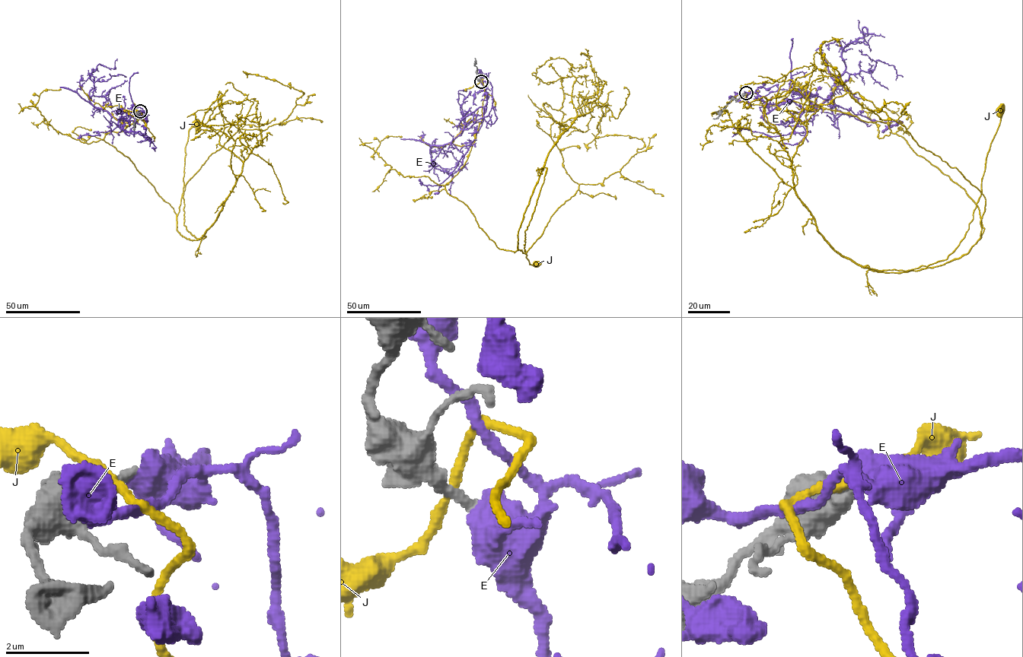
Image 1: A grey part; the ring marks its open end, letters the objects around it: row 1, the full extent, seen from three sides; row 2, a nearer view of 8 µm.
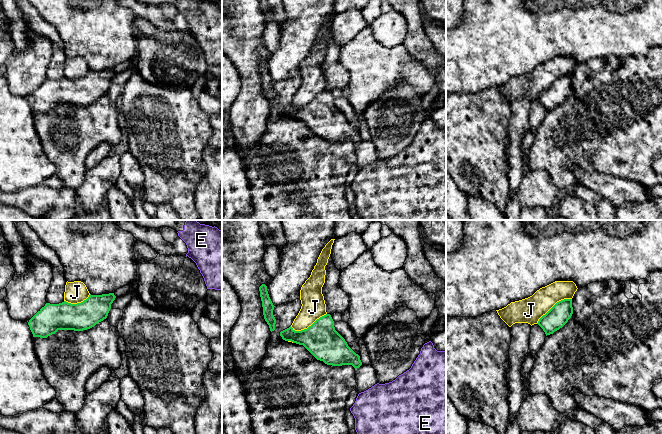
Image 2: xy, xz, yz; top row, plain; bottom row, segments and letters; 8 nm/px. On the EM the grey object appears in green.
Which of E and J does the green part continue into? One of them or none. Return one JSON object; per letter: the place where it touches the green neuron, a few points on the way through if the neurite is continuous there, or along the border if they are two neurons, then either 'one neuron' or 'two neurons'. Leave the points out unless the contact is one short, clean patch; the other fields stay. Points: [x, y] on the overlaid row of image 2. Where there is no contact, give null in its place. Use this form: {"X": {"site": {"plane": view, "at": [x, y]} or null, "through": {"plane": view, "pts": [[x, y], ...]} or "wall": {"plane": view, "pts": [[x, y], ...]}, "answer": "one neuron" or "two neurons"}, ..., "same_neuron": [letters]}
{"E": {"site": null, "answer": "two neurons"}, "J": {"site": {"plane": "xz", "at": [309, 326]}, "wall": {"plane": "xz", "pts": [[326, 313], [306, 328], [294, 330], [290, 326]]}, "answer": "two neurons"}, "same_neuron": []}

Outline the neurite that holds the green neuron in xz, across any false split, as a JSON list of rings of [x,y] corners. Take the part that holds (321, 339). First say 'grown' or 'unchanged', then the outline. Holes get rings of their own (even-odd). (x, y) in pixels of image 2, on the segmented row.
unchanged; [[[330,314],[317,319],[307,329],[295,331],[291,326],[280,332],[285,341],[303,345],[317,360],[327,365],[352,365],[355,369],[362,365],[360,356],[335,330]]]

